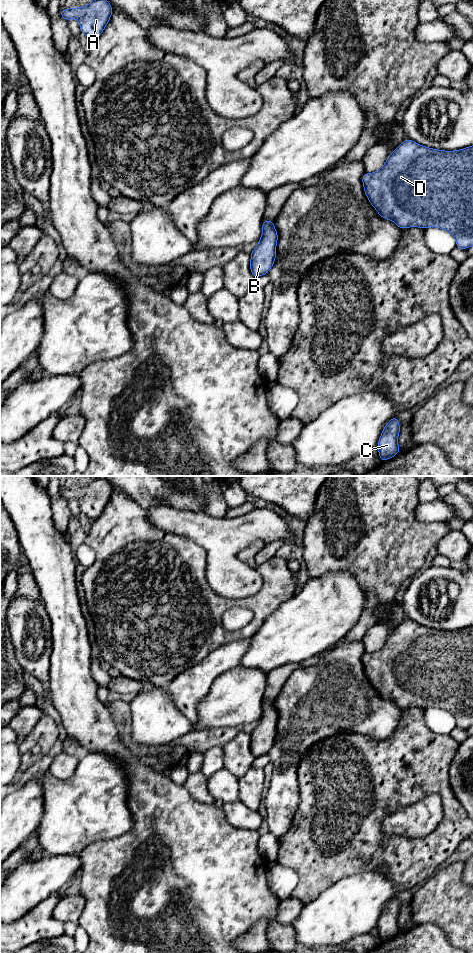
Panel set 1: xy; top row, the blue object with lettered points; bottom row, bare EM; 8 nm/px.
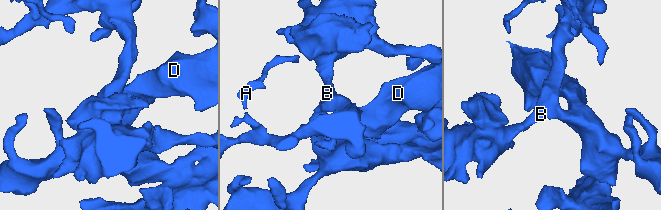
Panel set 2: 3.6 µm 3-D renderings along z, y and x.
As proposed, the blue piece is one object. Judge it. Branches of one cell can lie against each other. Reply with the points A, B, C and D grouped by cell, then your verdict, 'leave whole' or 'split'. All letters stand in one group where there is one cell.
A B C D; leave whole

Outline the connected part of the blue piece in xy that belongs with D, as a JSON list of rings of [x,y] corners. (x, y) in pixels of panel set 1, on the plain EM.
[[[407,618],[387,638],[382,648],[373,653],[365,653],[362,656],[362,663],[366,677],[378,694],[387,700],[393,701],[399,708],[428,708],[436,707],[448,711],[456,720],[456,727],[466,730],[473,725],[473,626],[460,630],[445,631],[422,626]]]

